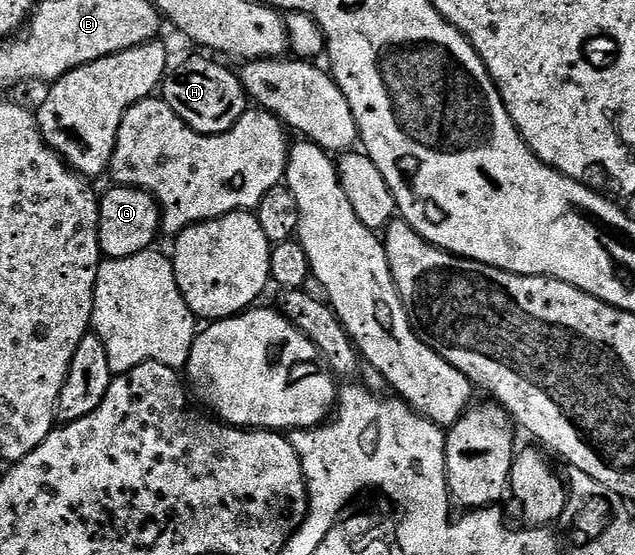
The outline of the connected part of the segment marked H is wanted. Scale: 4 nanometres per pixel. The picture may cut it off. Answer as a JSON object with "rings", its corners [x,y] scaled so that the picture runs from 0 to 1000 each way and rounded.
{"rings":[[[317,101],[291,108],[277,123],[279,117],[257,146],[257,178],[301,234],[321,245],[343,245],[364,234],[394,193],[395,182],[372,128]]]}

